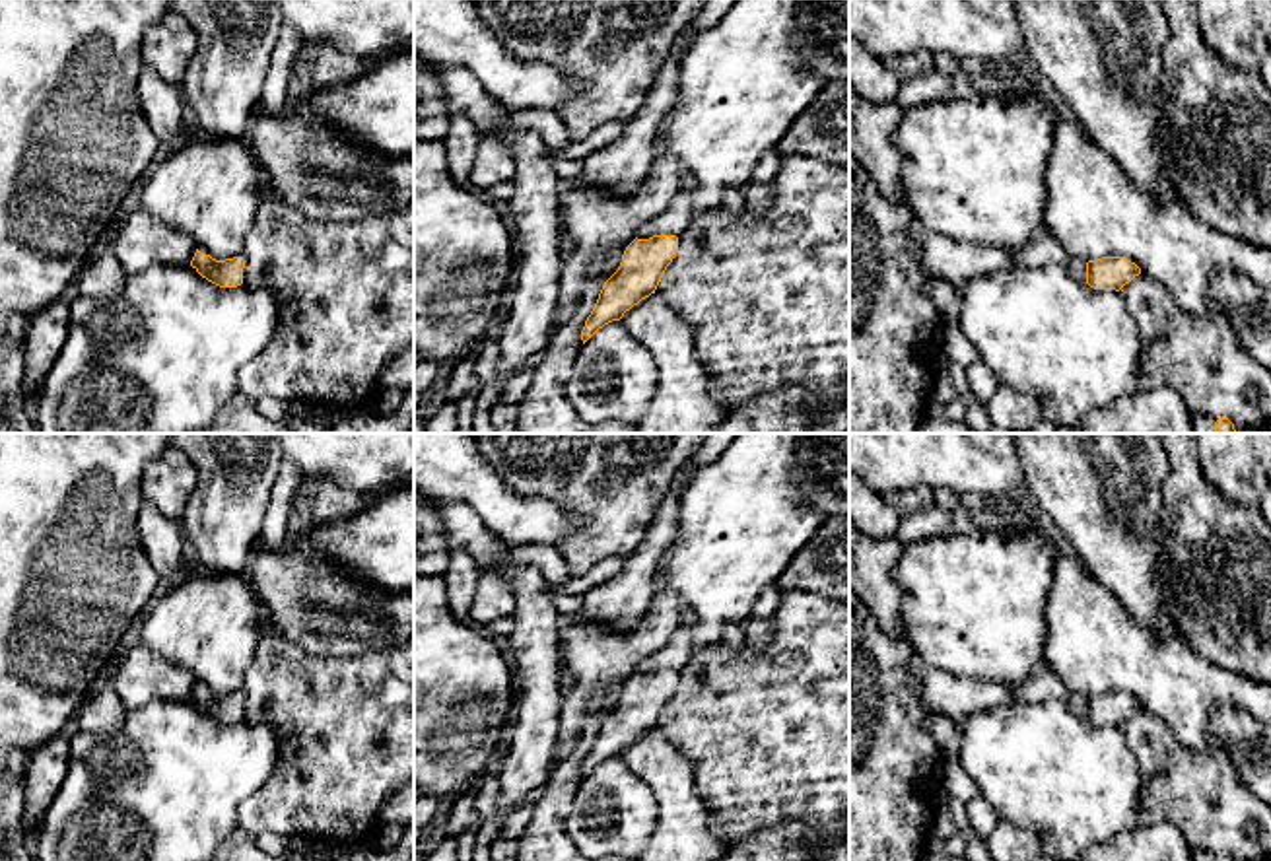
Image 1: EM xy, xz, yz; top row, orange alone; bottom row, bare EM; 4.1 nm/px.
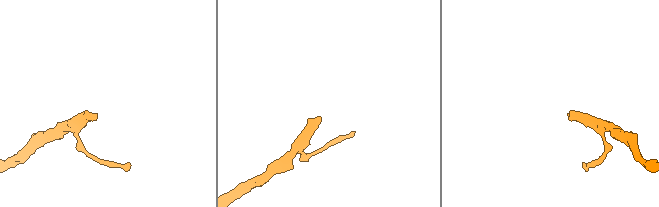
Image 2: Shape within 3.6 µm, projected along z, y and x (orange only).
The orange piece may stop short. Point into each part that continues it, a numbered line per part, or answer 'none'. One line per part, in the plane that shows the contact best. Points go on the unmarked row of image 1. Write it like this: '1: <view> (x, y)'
1: xz (677, 654)

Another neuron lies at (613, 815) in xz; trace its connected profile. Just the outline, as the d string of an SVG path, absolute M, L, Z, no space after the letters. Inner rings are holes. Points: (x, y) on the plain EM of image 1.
M612 756L581 781L566 830L585 857L636 861L655 830L657 814L651 787L622 756Z

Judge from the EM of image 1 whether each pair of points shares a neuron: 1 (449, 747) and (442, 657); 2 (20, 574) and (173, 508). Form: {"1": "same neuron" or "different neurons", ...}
{"1": "same neuron", "2": "different neurons"}

